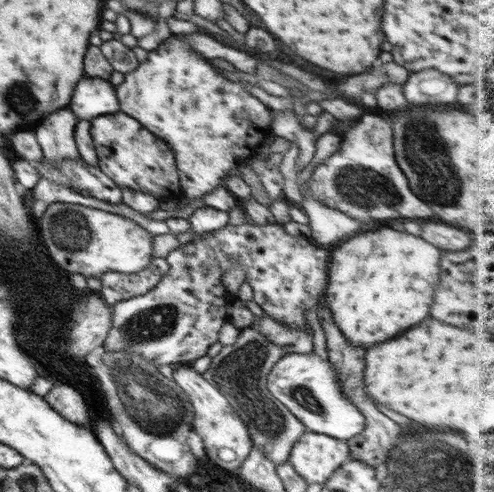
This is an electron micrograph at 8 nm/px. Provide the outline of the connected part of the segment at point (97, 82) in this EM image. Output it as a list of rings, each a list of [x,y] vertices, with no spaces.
[[[88,77],[78,82],[70,109],[80,120],[91,121],[98,116],[118,112],[118,102],[110,81]]]

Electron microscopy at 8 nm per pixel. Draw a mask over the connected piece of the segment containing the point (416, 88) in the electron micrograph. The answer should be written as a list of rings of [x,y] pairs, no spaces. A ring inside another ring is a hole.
[[[435,69],[419,71],[404,84],[404,96],[409,104],[457,105],[460,82],[457,78],[442,74]],[[454,80],[454,82],[452,82]]]

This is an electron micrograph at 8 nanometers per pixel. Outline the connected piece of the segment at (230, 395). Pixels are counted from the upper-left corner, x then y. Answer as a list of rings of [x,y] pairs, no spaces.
[[[253,326],[240,329],[234,345],[222,347],[220,353],[211,358],[203,377],[217,387],[233,406],[242,422],[246,424],[253,447],[260,447],[263,454],[275,465],[289,460],[294,445],[306,432],[306,428],[268,390],[267,376],[273,366],[286,354],[285,350],[270,342],[260,330]]]

